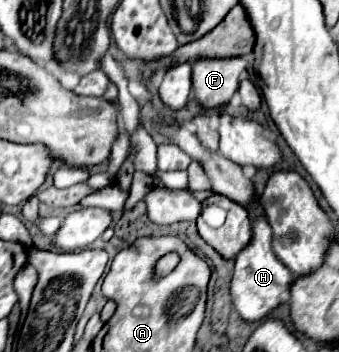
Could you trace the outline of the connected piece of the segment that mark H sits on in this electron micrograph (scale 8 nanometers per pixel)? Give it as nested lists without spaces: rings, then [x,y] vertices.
[[[250,213],[252,219],[252,231],[254,237],[250,245],[236,257],[236,267],[234,275],[230,281],[230,297],[232,297],[232,307],[238,311],[238,315],[244,321],[260,321],[268,315],[272,315],[288,297],[288,289],[294,281],[292,273],[278,261],[278,257],[272,251],[272,227],[268,225],[266,219],[260,219],[256,213]]]

